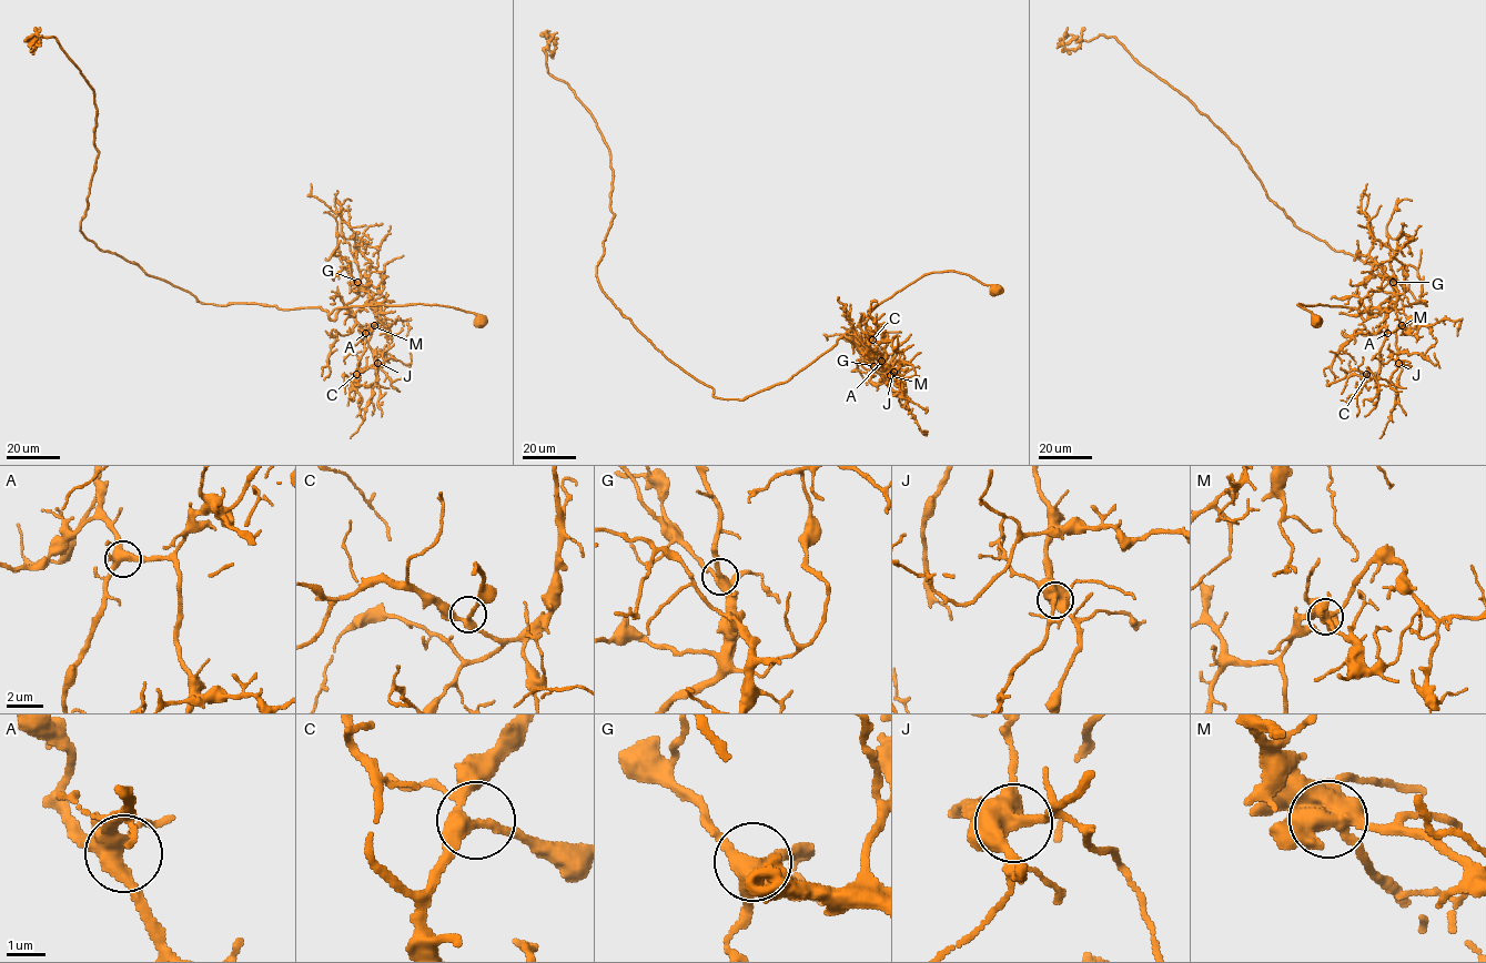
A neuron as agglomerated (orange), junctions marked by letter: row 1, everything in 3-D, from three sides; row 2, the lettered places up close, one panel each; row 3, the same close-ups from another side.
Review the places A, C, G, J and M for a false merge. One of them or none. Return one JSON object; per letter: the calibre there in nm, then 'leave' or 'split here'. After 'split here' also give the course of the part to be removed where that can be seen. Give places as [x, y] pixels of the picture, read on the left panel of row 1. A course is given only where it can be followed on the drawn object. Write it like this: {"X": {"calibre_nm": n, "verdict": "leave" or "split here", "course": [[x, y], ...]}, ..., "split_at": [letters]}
{"A": {"calibre_nm": 420, "verdict": "leave"}, "C": {"calibre_nm": 280, "verdict": "leave"}, "G": {"calibre_nm": 420, "verdict": "leave"}, "J": {"calibre_nm": 420, "verdict": "leave"}, "M": {"calibre_nm": 550, "verdict": "leave"}, "split_at": []}

